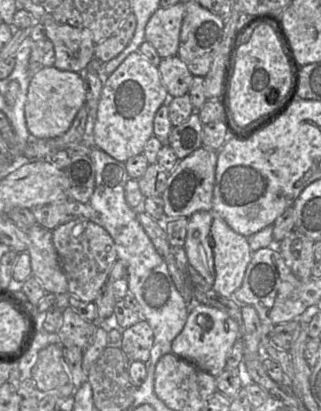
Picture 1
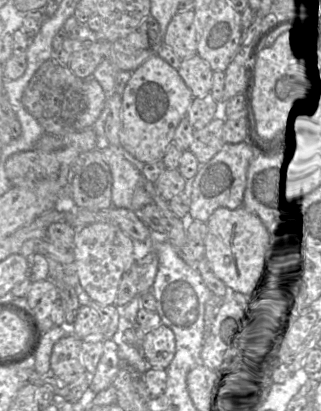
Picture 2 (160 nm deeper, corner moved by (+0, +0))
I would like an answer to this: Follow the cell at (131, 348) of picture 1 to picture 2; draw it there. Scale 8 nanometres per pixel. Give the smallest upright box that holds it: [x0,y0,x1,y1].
[141,325,175,370]

